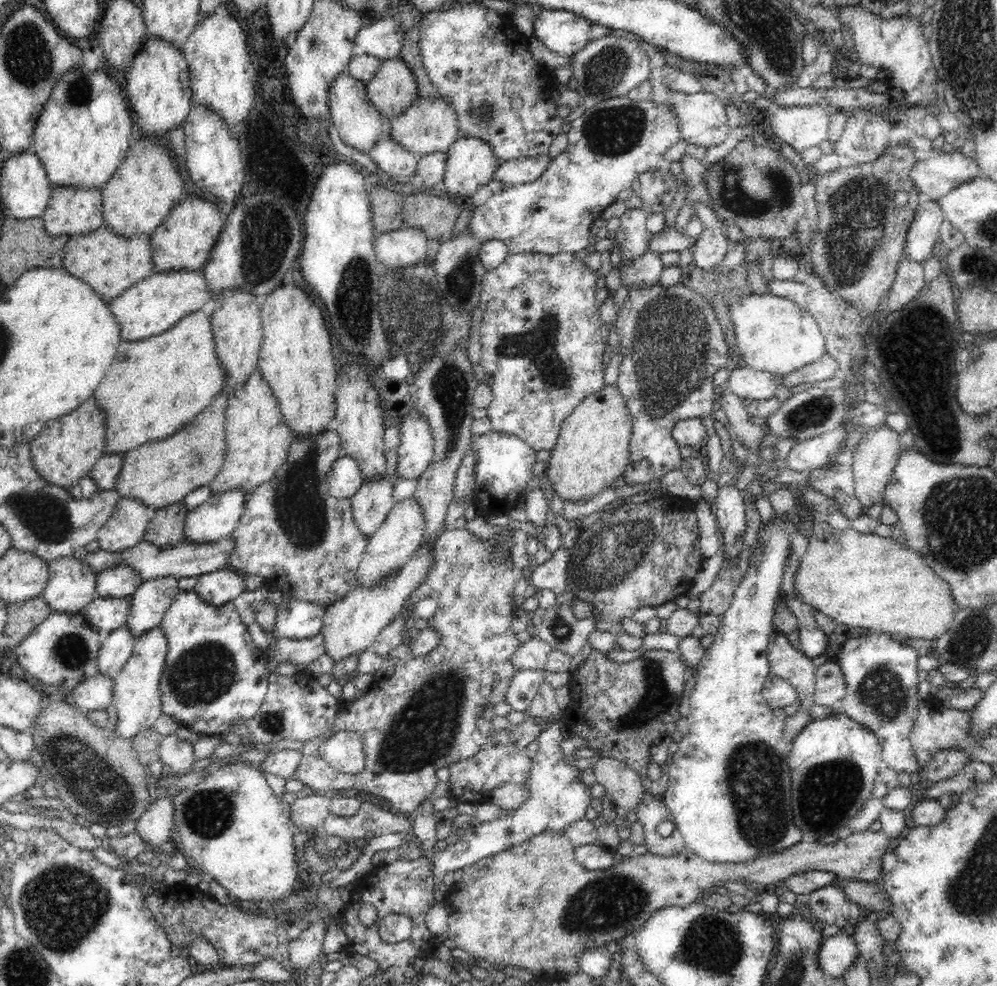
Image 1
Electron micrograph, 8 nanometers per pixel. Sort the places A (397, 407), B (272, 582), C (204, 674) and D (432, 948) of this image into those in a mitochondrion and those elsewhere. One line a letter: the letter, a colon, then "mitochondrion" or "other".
A: other
B: other
C: mitochondrion
D: other

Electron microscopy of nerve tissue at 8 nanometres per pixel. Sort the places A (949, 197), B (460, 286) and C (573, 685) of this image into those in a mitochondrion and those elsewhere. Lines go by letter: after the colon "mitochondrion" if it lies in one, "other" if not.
A: other
B: mitochondrion
C: other

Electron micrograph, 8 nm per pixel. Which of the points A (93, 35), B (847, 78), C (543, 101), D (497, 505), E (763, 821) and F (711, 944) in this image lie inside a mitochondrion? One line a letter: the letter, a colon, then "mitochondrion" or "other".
A: other
B: other
C: other
D: other
E: mitochondrion
F: mitochondrion

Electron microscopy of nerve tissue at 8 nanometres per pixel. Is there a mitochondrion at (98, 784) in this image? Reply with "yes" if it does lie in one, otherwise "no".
yes

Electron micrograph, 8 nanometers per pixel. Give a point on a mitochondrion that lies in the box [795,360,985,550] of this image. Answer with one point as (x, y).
(944, 441)

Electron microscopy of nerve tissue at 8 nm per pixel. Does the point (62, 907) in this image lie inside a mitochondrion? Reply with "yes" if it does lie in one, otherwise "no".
yes

